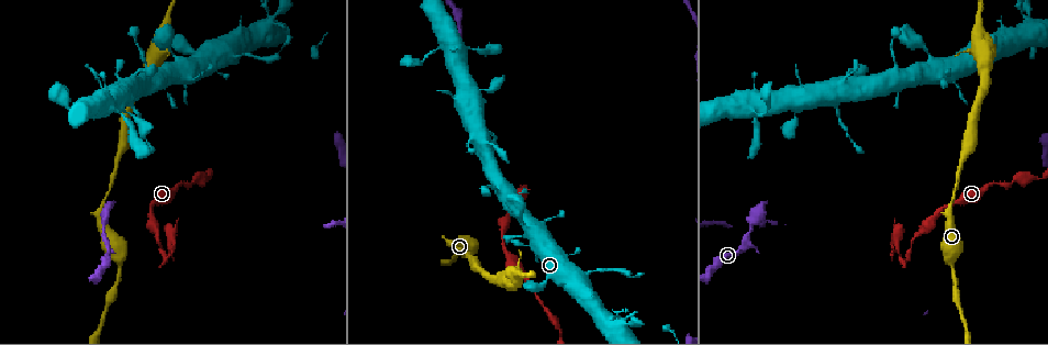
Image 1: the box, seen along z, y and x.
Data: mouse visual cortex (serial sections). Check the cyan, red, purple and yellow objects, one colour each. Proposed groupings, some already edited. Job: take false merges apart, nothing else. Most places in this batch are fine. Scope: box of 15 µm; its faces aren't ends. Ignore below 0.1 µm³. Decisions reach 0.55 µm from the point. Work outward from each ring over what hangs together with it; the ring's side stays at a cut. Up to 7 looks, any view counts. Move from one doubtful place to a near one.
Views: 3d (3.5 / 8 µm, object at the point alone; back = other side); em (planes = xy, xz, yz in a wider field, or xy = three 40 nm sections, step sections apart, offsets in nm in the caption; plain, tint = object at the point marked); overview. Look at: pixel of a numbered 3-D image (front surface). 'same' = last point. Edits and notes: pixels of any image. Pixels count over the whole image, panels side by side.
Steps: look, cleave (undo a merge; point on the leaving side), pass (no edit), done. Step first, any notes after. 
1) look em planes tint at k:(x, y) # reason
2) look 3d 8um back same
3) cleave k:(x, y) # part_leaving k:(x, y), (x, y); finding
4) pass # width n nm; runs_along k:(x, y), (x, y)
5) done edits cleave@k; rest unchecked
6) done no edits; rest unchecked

look 3d 3.5um at 1:(901, 256) # thin neck

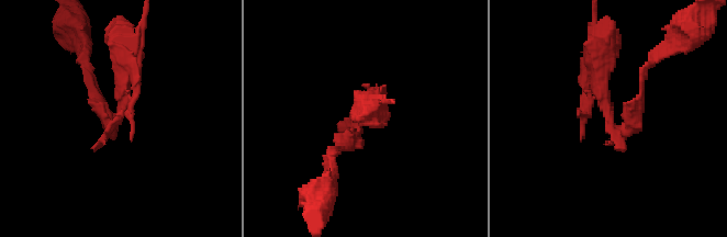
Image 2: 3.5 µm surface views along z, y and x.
look em planes tint at 2:(608, 118) # now the EM

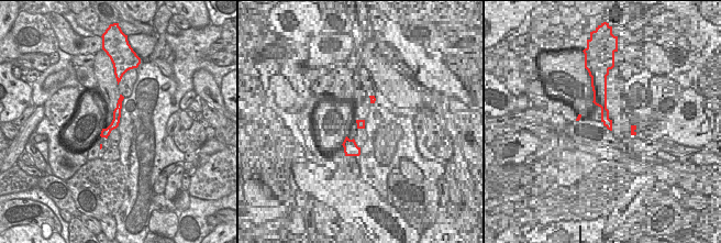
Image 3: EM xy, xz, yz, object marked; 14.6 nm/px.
pass # runs_along 3:(119, 105), (115, 122), (103, 134); continuous, no second cell

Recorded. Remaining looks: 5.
look 3d 3.5um at 1:(797, 110)

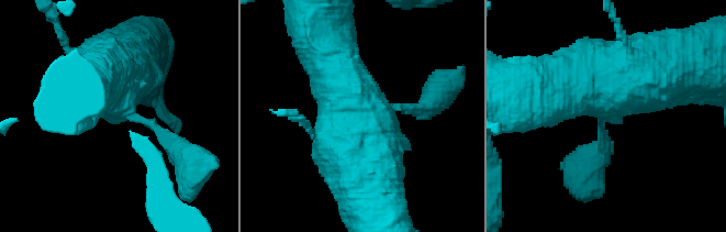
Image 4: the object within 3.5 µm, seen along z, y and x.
look em planes tint at 4:(603, 110)

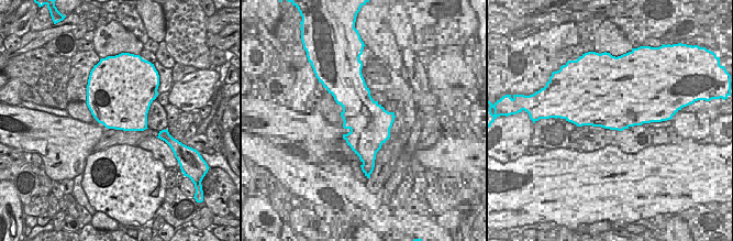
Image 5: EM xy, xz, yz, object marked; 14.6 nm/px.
pass # all the same cell

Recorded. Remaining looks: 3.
look 3d 3.5um at 1:(983, 56)

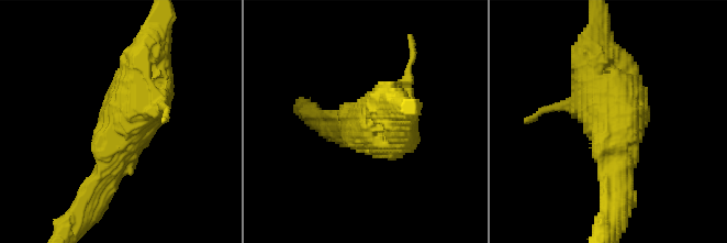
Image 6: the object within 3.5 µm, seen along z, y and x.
look em planes tint at 6:(124, 126)

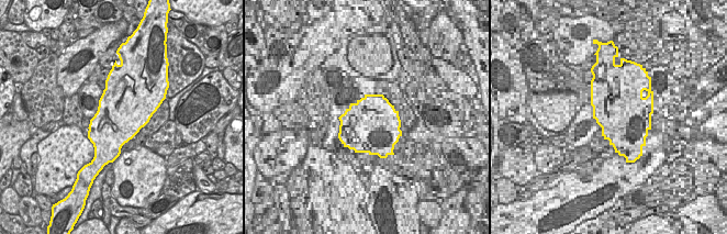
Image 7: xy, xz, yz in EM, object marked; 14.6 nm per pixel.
pass # width 800 nm; runs_along 6:(107, 170), (151, 86), (154, 39); continuous, no second cell

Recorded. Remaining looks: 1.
done no edits; rest unchecked

